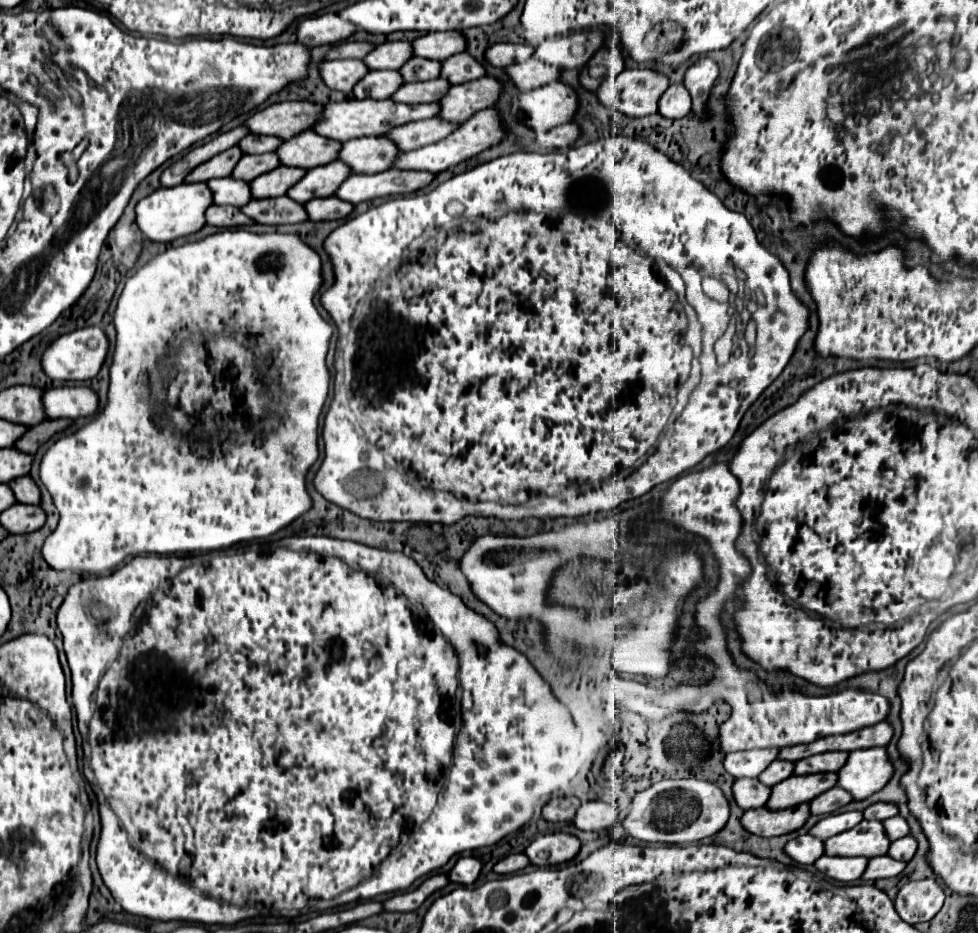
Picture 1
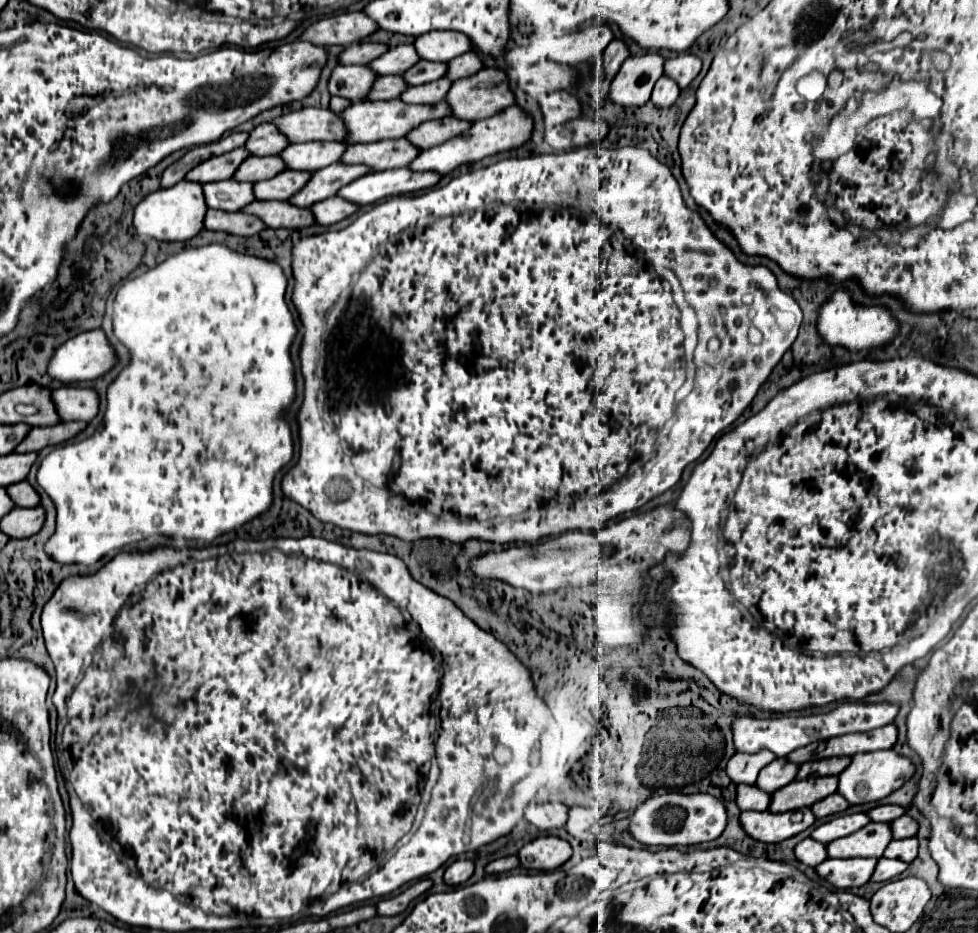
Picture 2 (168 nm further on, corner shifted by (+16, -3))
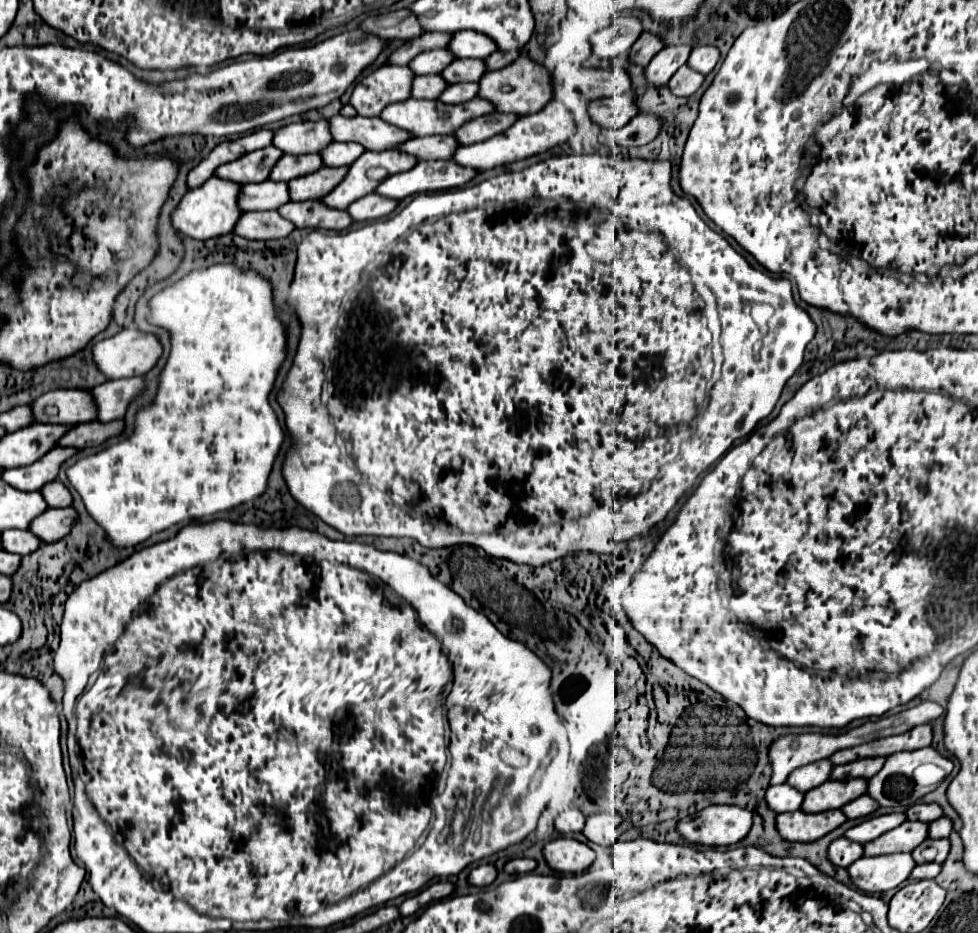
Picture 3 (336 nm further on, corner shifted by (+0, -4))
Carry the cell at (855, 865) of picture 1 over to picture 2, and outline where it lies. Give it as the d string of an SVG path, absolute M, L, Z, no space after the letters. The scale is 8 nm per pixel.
M826 859L816 867L818 875L838 889L862 887L870 881L878 859Z

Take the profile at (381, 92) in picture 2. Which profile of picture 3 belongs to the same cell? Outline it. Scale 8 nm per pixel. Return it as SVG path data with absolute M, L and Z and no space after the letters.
M416 76L412 82L412 98L438 98L440 92L446 88L448 84L444 84L444 80L440 80L440 76Z

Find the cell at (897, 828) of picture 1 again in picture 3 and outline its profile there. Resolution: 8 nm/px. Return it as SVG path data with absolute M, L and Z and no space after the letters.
M944 816L928 824L928 836L930 838L948 838L950 830L952 830L952 822Z

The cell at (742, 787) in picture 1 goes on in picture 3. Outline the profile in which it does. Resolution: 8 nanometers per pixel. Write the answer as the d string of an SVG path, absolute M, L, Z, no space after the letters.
M778 784L778 786L770 786L766 790L766 804L770 810L774 812L794 812L800 810L800 804L804 800L804 794L796 792L796 788L788 786L788 784Z

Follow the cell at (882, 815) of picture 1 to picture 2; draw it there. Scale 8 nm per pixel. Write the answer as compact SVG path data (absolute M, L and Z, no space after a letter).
M878 805L868 811L872 821L892 821L892 819L902 817L904 813L906 813L906 809L900 805Z

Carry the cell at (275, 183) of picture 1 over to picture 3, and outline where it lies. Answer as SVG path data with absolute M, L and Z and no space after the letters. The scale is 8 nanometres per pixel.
M340 166L340 168L320 168L318 172L294 178L288 182L288 192L290 192L290 200L320 200L324 198L336 184L340 184L340 180L346 176L348 168Z

